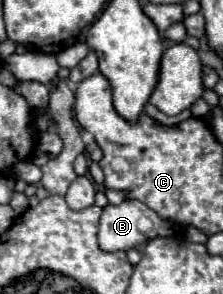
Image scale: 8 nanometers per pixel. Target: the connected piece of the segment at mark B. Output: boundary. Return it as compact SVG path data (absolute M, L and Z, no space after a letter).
M125 200L119 206L105 206L99 220L99 248L105 252L127 252L129 248L137 248L143 242L149 242L155 236L173 236L173 224L165 222L155 210L139 200Z

